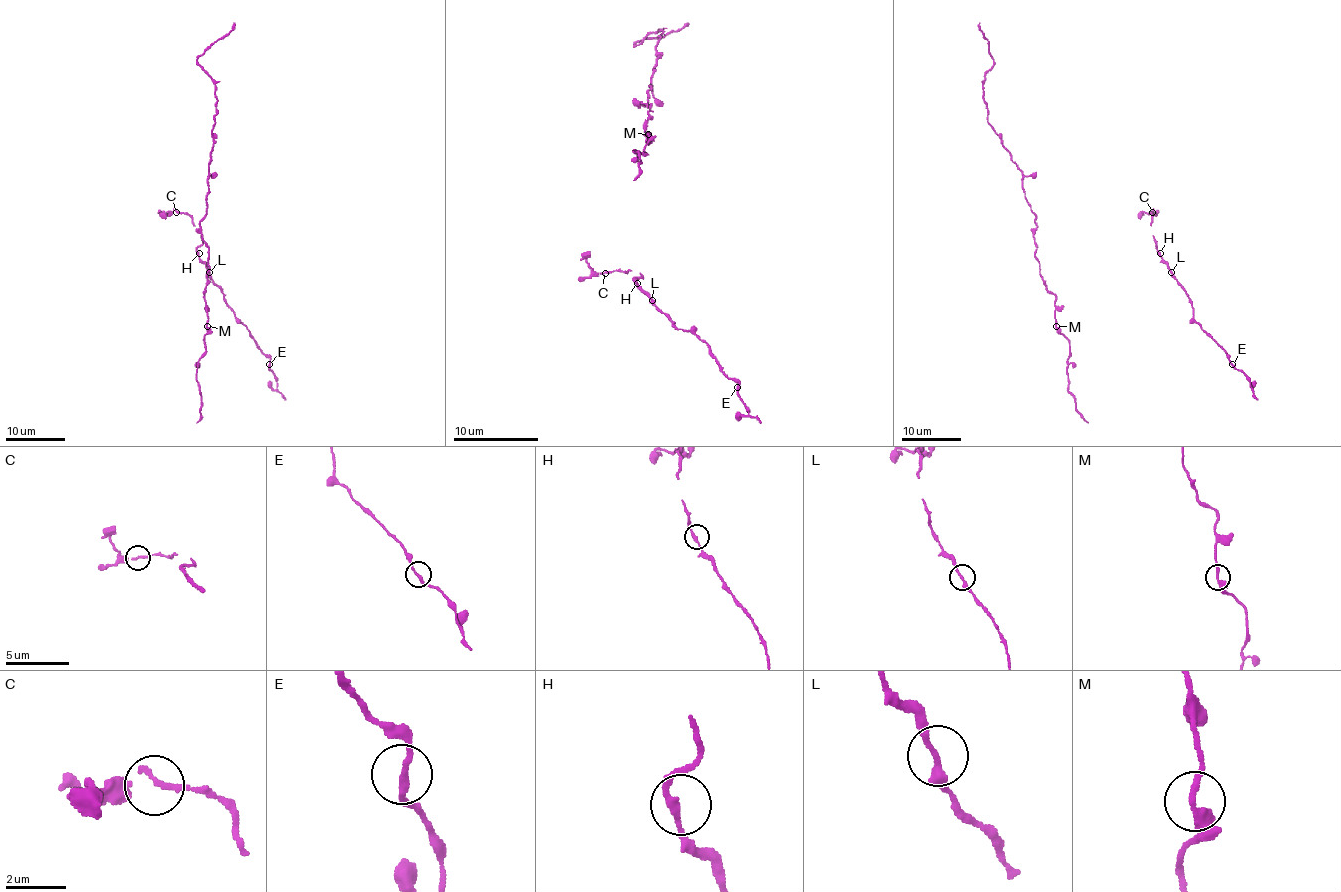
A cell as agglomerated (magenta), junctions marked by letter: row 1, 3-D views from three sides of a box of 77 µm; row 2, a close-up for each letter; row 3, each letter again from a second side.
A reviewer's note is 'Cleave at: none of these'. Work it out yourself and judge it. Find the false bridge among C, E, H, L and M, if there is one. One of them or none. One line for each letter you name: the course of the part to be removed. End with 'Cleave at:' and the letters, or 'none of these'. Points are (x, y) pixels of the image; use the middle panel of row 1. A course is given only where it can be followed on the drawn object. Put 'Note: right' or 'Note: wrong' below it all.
Cleave at: none of these
Note: right

